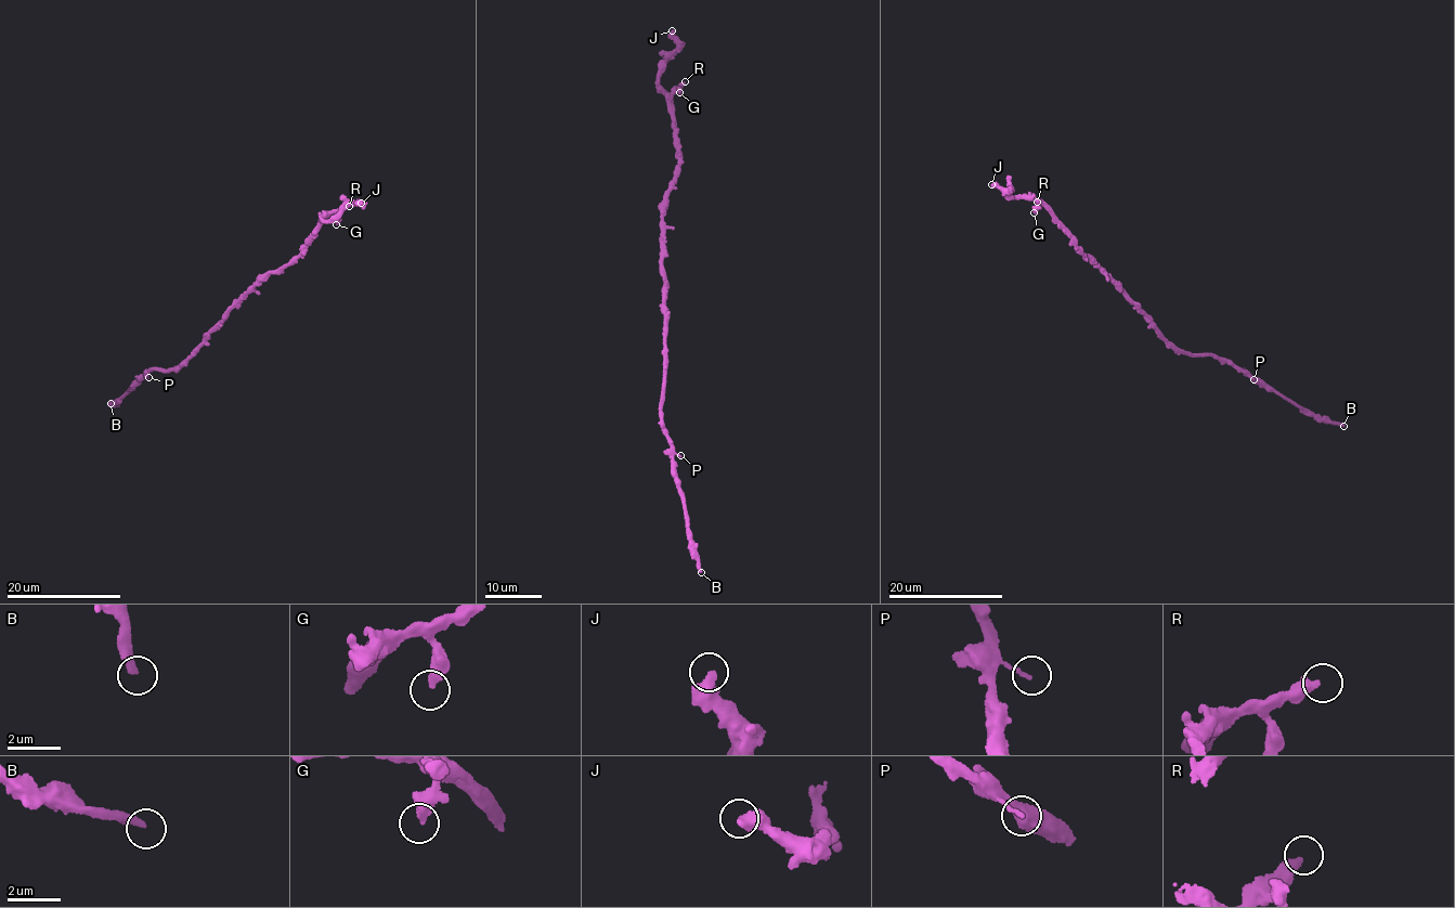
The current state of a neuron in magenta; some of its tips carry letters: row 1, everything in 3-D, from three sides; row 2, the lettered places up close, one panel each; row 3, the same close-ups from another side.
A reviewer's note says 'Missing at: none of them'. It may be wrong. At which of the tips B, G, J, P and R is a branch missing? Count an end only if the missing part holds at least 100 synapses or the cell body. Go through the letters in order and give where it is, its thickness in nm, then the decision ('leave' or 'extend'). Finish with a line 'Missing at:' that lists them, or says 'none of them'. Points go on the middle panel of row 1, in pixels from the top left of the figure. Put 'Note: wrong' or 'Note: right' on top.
Note: wrong
B: (701, 572) | 340 nm | extend
G: (679, 92) | 360 nm | leave
J: (672, 30) | 550 nm | leave
P: (680, 455) | 130 nm | leave
R: (685, 81) | 400 nm | leave
Missing at: B

